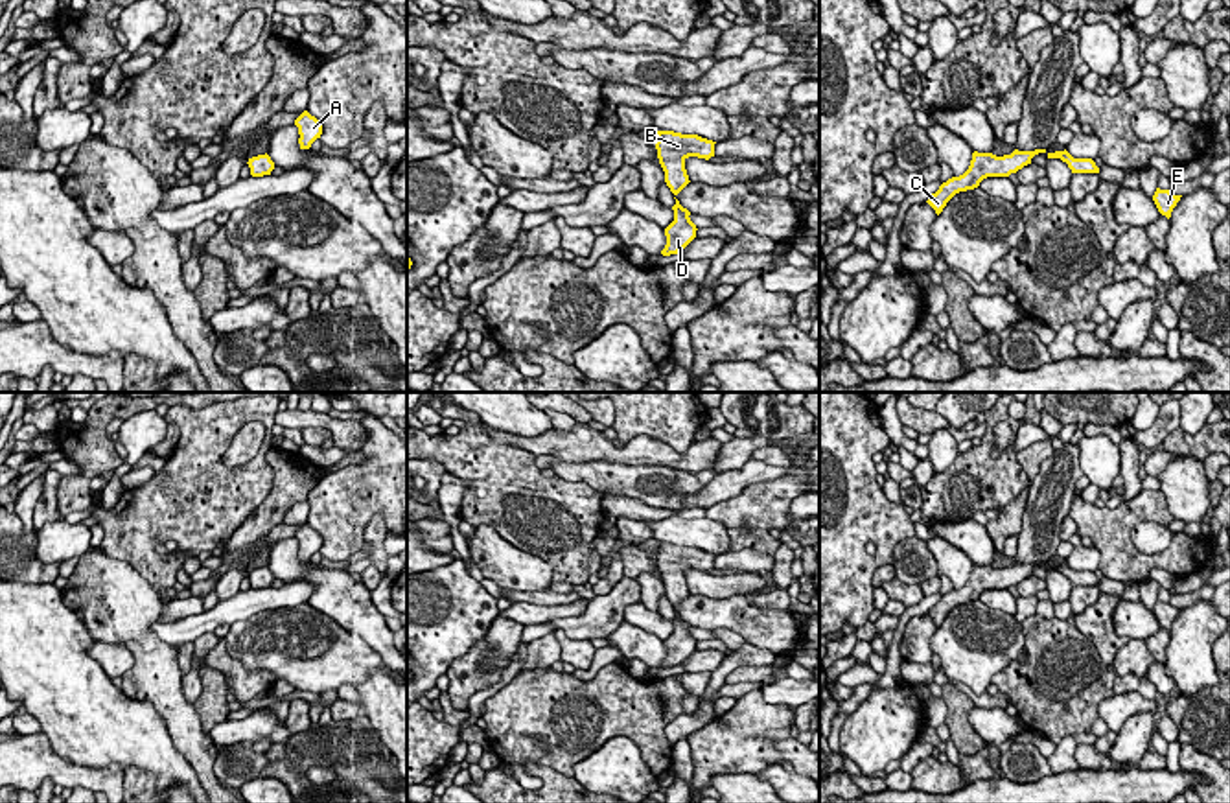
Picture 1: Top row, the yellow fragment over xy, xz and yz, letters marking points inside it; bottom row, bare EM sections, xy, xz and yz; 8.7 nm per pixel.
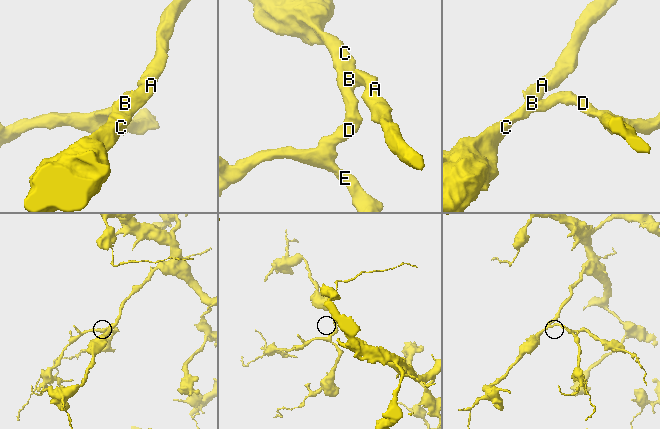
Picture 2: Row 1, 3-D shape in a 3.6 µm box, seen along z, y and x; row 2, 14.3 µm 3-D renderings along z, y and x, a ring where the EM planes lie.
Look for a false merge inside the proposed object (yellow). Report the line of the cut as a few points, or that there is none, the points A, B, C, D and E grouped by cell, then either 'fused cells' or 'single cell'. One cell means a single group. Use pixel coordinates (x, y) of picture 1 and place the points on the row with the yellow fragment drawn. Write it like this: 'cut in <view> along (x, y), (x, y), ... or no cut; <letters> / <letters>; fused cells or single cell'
no cut; A B C D E; single cell

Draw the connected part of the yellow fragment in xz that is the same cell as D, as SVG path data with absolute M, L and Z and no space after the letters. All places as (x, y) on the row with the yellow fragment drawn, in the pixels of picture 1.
M676 199L674 221L665 228L667 245L661 250L663 256L681 252L694 238L696 238L696 225L690 221L690 212L679 204Z

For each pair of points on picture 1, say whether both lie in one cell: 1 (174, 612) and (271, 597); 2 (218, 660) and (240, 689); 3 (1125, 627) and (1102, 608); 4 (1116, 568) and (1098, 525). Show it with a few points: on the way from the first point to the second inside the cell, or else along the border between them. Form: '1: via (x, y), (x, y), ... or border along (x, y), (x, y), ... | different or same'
1: border along (203, 610), (172, 621), (161, 621) | different
2: via (225, 665), (240, 682) | same
3: border along (1122, 599), (1113, 614), (1113, 628), (1129, 638) | different
4: via (1116, 557), (1116, 547), (1109, 536) | same

